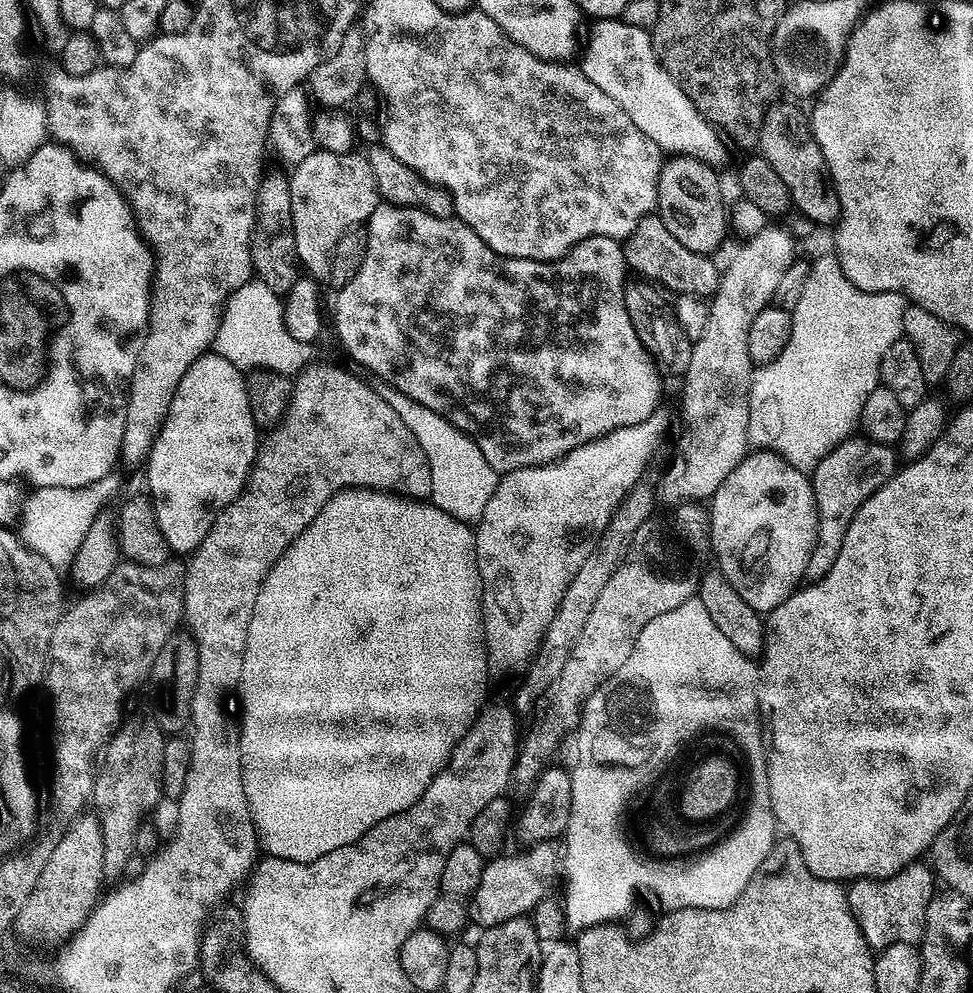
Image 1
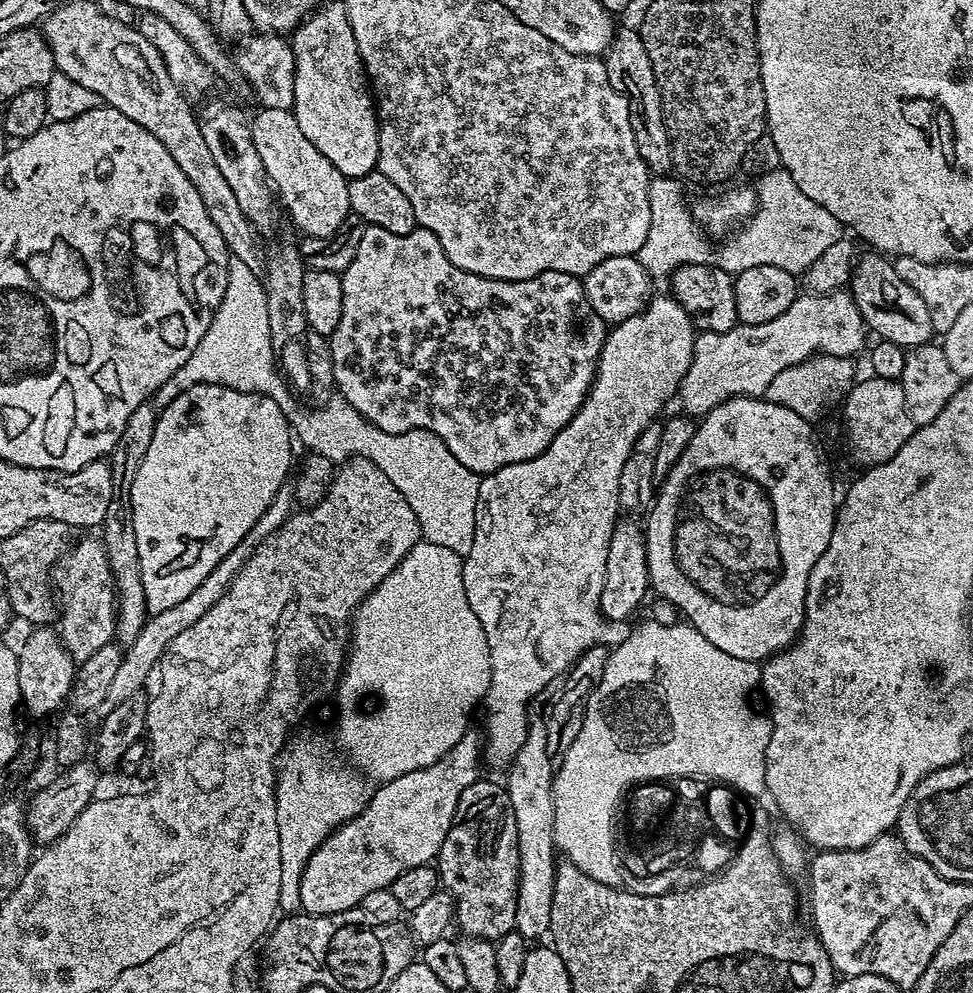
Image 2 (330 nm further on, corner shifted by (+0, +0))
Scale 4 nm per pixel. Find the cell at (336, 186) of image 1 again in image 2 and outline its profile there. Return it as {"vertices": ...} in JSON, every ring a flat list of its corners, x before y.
{"vertices":[[261,107,257,116,251,117,252,137,254,138,254,150,258,150,258,158,262,158,262,166,264,167,264,175,268,177,271,187,274,189,275,195,284,203,288,210,289,216,293,222,301,228,304,236,313,236,314,238,326,238,330,234,334,234,342,226,342,222,350,215,352,207,350,206,350,190,348,189,349,177,342,174,342,170,338,170,338,166,334,166,334,162,330,162,330,158,326,158,326,154,322,154,322,150,318,150,318,146,314,146,314,142,310,142,310,138,306,138,306,134,302,134,302,130,298,126,295,116,286,108,266,108]]}

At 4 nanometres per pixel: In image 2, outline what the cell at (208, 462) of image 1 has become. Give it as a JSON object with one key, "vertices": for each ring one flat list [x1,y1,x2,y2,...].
{"vertices":[[199,384,190,386,190,390,178,394,178,398,174,398,174,402,170,402,170,406,159,409,154,426,154,438,150,438,150,446,146,449,142,464,138,466,138,472,130,491,130,502,133,503,134,538,138,542,142,589,145,590,145,606,148,610,177,606,178,602,182,602,184,598,197,590,203,579,242,542,246,534,250,532,250,528,274,502,275,495,278,494,280,488,286,484,288,471,290,471,289,476,293,471,292,444,294,445,294,433,286,414,282,414,282,410,278,406,278,402,274,402,274,398,266,398,262,394,234,390,221,384]]}

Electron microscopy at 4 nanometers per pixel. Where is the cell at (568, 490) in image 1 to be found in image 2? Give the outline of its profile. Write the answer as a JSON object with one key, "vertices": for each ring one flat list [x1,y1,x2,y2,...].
{"vertices":[[851,291,797,295,796,300,790,302,790,310,778,314,774,322,737,323,725,332,700,332,694,342,690,370,686,370,680,383,678,400,684,403,683,411,687,415,702,418,714,406,735,396,763,397,770,382,774,382,782,370,812,356,855,357,855,352,864,344,864,336,864,319]]}

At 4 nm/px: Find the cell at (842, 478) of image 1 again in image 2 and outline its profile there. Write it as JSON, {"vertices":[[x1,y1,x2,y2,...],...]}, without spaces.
{"vertices":[[869,375,867,379,857,379,843,397,844,440,848,443,849,454,860,466,881,464,894,458,894,454,906,446,914,431,912,419,906,410,906,394,902,394,899,380,887,380,874,375]]}

